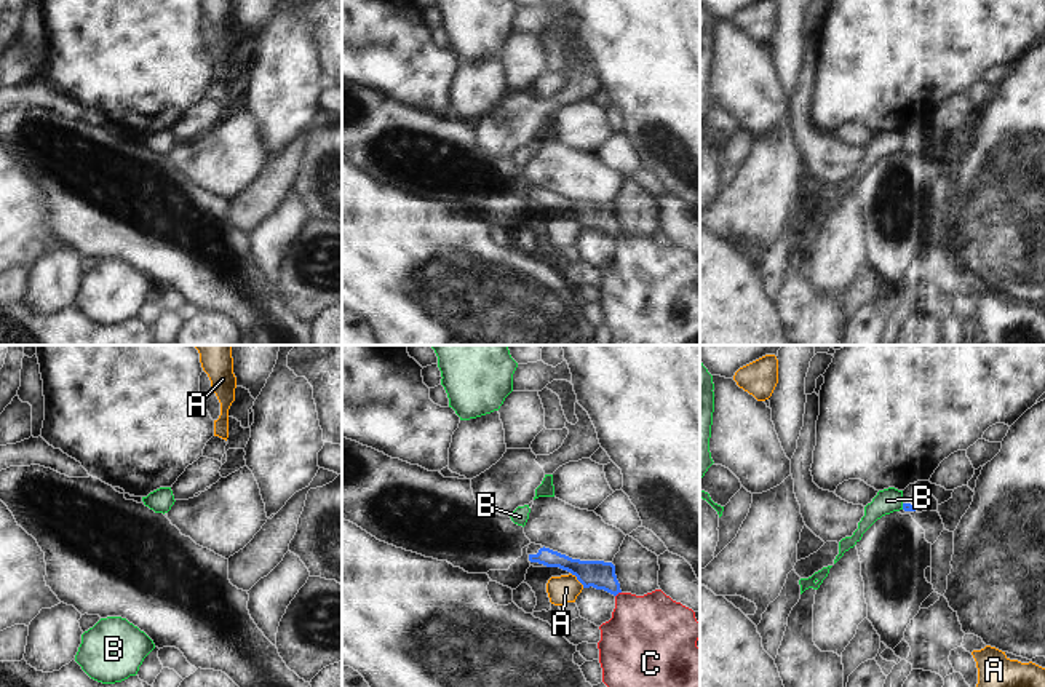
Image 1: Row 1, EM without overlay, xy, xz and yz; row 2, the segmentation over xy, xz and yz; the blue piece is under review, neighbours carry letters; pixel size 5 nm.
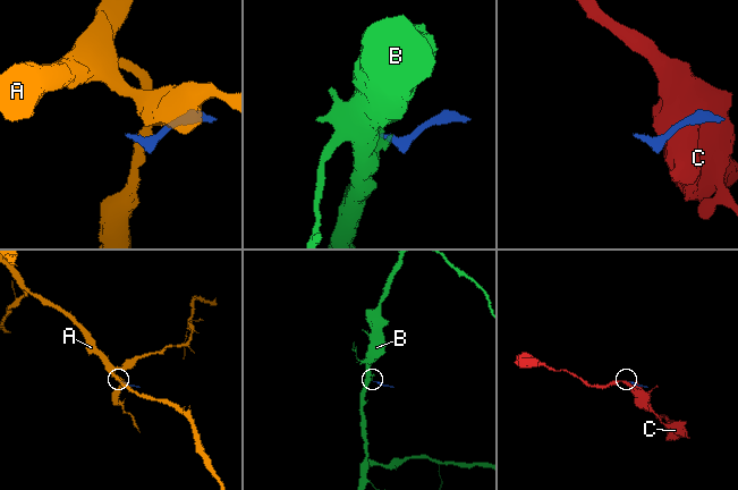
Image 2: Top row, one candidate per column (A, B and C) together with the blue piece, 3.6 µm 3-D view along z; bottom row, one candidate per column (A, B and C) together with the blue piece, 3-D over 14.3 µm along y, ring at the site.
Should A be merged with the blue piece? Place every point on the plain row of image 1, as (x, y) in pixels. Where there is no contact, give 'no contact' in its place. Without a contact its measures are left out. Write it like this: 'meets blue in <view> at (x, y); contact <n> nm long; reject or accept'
meets blue in xz at (577, 221); contact 100 nm long; reject

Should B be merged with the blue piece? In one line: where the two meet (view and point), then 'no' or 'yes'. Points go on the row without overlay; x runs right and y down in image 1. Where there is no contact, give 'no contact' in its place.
meets blue in yz at (903, 149); no

